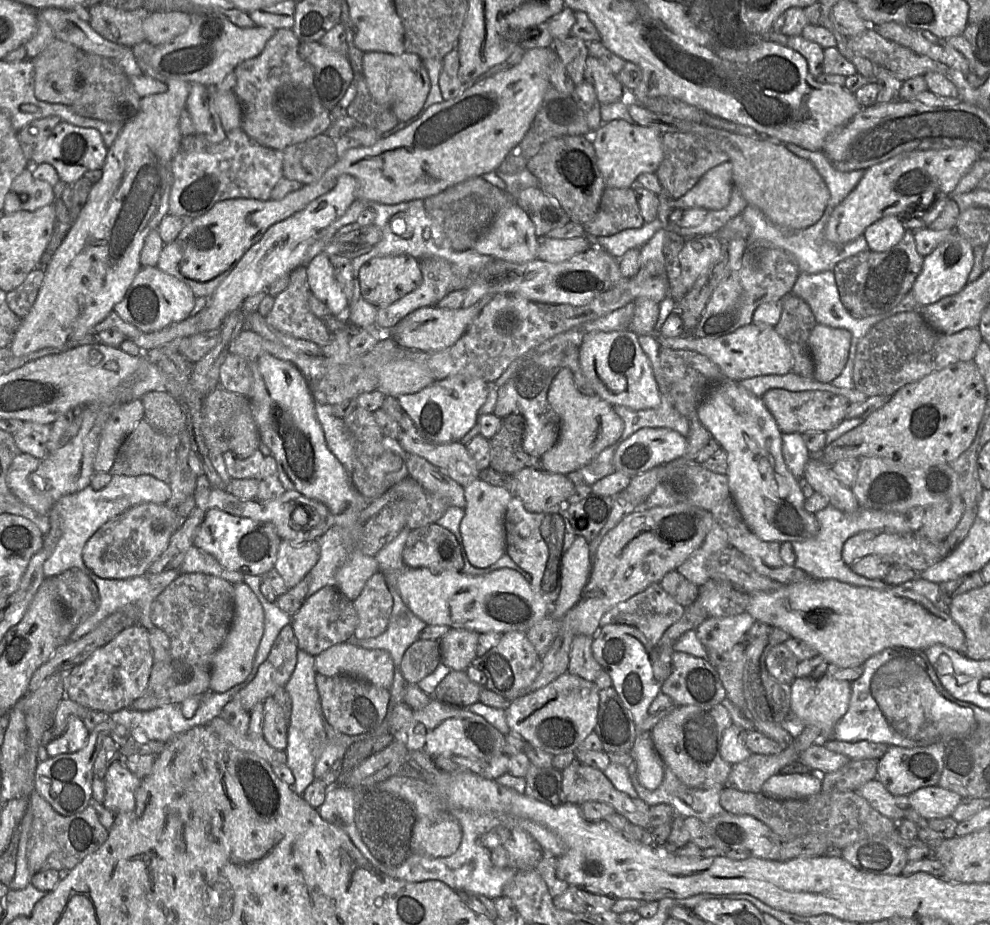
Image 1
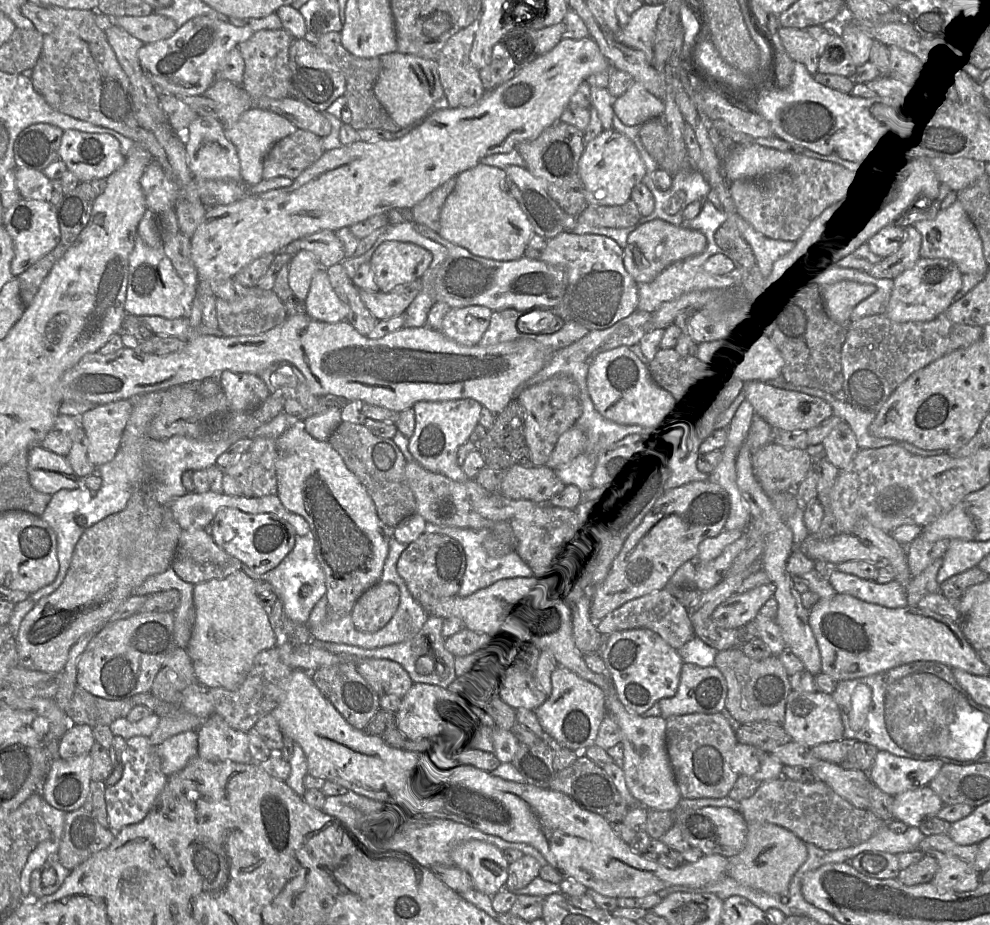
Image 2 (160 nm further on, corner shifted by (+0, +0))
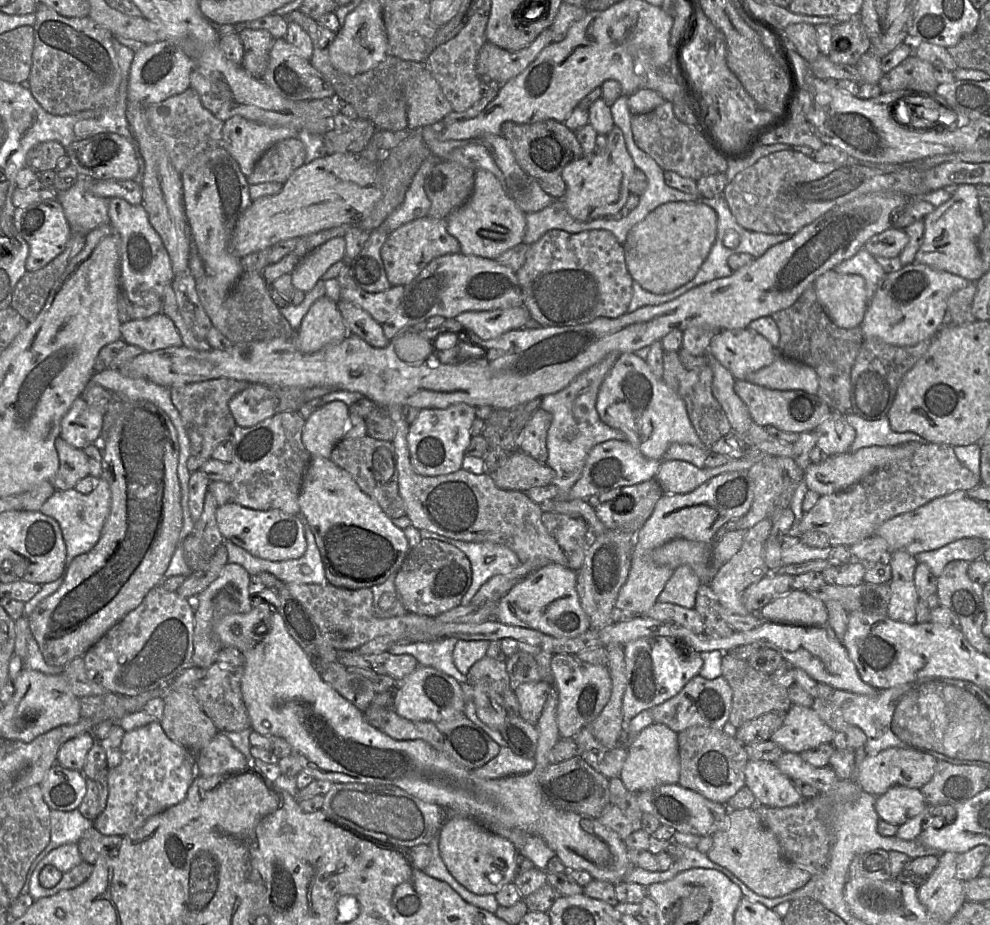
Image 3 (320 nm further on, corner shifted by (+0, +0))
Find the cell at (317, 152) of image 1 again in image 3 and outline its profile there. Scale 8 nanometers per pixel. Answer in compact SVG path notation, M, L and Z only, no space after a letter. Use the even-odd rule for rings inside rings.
M298 138L281 140L266 150L247 177L250 185L264 182L284 184L290 175L305 164L306 150Z

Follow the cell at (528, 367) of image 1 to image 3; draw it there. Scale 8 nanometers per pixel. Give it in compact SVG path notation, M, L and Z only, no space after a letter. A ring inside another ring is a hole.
M538 408L522 432L519 450L545 464L548 459L547 435L552 421L553 416L549 412Z

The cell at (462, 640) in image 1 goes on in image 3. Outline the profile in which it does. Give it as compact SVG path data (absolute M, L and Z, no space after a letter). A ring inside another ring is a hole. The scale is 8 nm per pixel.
M554 654L551 659L552 683L558 692L556 722L561 738L574 738L604 709L611 697L612 682L608 666L578 660L575 655Z

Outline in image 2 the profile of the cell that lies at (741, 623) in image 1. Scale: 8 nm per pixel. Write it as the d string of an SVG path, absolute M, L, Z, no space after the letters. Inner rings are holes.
M769 583L734 594L716 608L711 616L712 620L719 627L739 629L757 618L760 609L774 597L774 593L775 586Z

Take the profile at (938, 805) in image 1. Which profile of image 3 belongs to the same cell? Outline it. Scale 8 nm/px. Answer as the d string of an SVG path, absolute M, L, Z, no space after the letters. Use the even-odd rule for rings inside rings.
M896 785L875 798L875 810L881 820L900 826L917 815L929 811L929 806L920 789Z

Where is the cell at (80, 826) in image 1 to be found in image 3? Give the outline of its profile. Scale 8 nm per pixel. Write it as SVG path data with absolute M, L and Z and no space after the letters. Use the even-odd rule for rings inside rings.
M94 826L88 828L77 842L82 861L94 865L100 856L116 856L122 837L119 835L104 835Z

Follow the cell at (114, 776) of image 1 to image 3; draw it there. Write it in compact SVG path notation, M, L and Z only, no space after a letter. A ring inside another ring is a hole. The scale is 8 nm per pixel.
M158 720L126 731L121 741L122 760L108 772L108 798L93 826L104 835L125 836L147 819L182 802L196 778L196 756L167 737Z

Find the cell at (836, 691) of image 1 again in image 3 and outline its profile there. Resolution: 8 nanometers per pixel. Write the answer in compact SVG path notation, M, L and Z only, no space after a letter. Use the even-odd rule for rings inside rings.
M793 704L782 726L770 740L784 752L802 753L824 743L832 743L835 733L812 707Z

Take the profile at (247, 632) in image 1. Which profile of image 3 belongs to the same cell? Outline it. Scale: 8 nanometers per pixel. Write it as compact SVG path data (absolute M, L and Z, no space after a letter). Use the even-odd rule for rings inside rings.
M227 562L219 576L194 598L192 666L206 668L216 662L221 643L214 632L215 617L229 613L248 613L252 608L248 587L250 574L239 564Z

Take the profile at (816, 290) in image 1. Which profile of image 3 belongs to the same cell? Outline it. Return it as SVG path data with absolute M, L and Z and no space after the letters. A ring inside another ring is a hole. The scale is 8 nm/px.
M864 248L851 258L842 261L834 270L843 274L857 274L865 279L867 306L871 302L879 283L886 275L874 256Z

